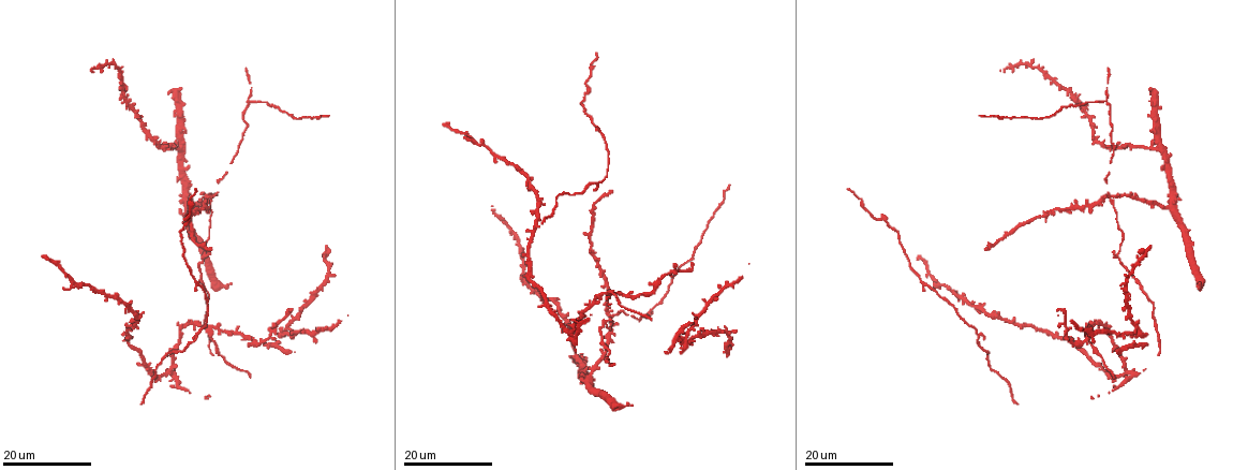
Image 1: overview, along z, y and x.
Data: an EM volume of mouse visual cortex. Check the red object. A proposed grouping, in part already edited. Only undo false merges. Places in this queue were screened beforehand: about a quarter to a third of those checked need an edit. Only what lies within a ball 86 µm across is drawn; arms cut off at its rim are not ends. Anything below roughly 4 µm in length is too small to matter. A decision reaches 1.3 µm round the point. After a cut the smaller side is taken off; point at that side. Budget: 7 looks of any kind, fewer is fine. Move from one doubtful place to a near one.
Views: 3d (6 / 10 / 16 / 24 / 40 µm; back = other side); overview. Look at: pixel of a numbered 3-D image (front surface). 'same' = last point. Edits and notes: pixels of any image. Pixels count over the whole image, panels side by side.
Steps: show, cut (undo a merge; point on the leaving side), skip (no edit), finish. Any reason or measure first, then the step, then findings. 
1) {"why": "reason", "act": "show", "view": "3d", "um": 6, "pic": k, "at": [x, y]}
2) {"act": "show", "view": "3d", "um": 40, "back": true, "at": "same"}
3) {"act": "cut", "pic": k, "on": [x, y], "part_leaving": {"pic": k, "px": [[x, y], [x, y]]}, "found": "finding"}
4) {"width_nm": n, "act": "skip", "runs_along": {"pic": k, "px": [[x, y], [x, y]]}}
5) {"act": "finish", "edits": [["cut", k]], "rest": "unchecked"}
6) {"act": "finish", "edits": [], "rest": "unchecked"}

{"why": "side arm on a straight run", "act": "show", "view": "3d", "um": 16, "pic": 1, "at": [64, 270]}

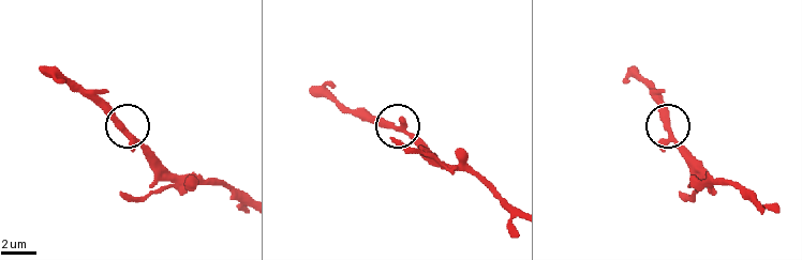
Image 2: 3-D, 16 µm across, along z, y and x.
{"act": "show", "view": "3d", "um": 10, "pic": 2, "at": [670, 130]}

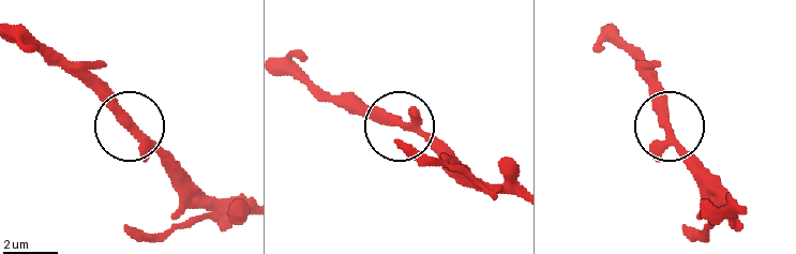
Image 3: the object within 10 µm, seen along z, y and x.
{"arms": 3, "act": "skip", "found": "all the same neuron"}

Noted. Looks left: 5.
{"act": "show", "view": "3d", "um": 24, "pic": 1, "at": [209, 327]}

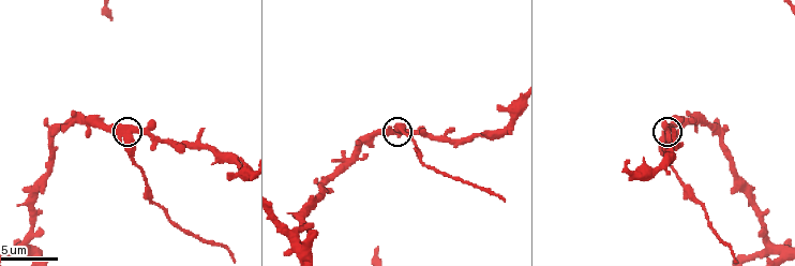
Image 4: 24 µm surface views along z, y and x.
{"act": "show", "view": "3d", "um": 10, "pic": 4, "at": [132, 135]}

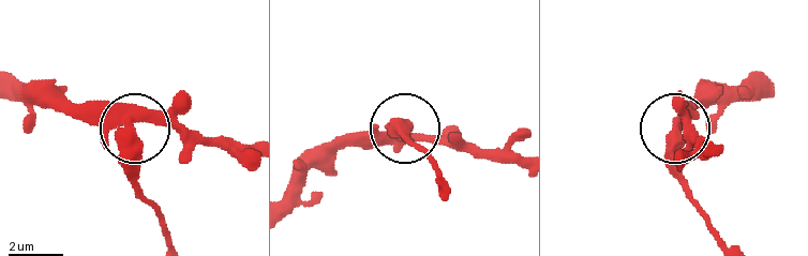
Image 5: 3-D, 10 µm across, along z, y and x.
{"act": "cut", "pic": 5, "on": [132, 169], "part_leaving": {"pic": 5, "px": [[130, 129], [130, 168], [162, 223], [164, 244]]}, "found": "two neurons meet here"}

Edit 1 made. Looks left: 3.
{"why": "four arms meet", "act": "show", "view": "3d", "um": 24, "pic": 1, "at": [1113, 197]}

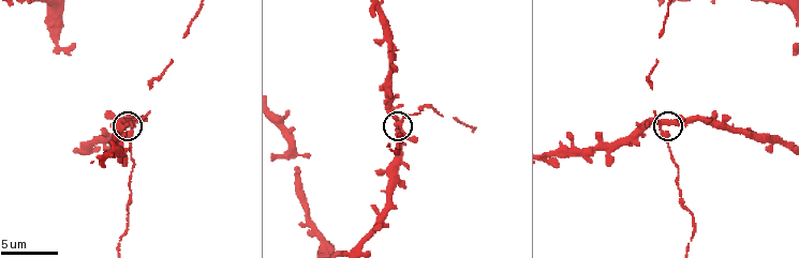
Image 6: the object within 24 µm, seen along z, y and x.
{"act": "show", "view": "3d", "um": 6, "pic": 6, "at": [665, 123]}

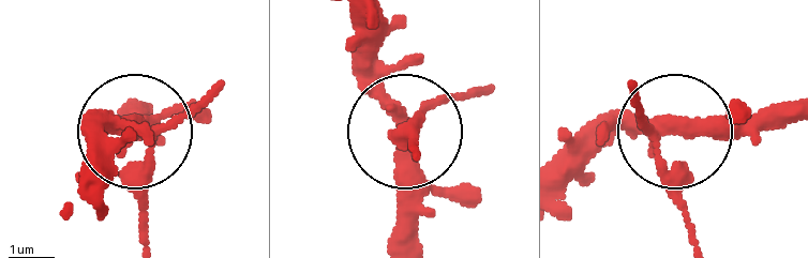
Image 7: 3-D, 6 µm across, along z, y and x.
{"act": "skip", "runs_along": {"pic": 7, "px": [[697, 245], [685, 187], [658, 153], [670, 131], [578, 131]]}, "found": "continuous, no second neuron"}

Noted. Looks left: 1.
{"act": "finish", "edits": [["cut", 5]], "rest": "unchecked"}

